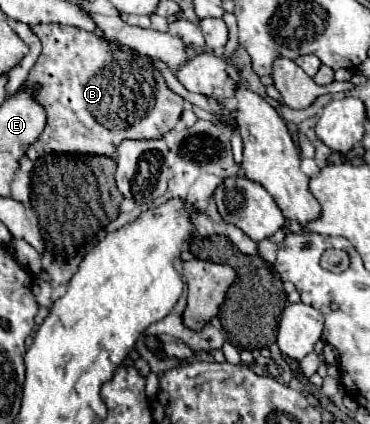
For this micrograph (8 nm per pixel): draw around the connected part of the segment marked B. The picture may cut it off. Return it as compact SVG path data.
M33 25L31 31L41 41L41 55L31 67L25 87L35 87L35 101L45 107L47 123L45 131L39 137L43 153L61 153L61 155L105 155L113 157L119 143L125 139L161 139L169 133L179 121L185 99L173 93L161 71L147 59L129 51L121 51L99 35L85 29L69 25Z

